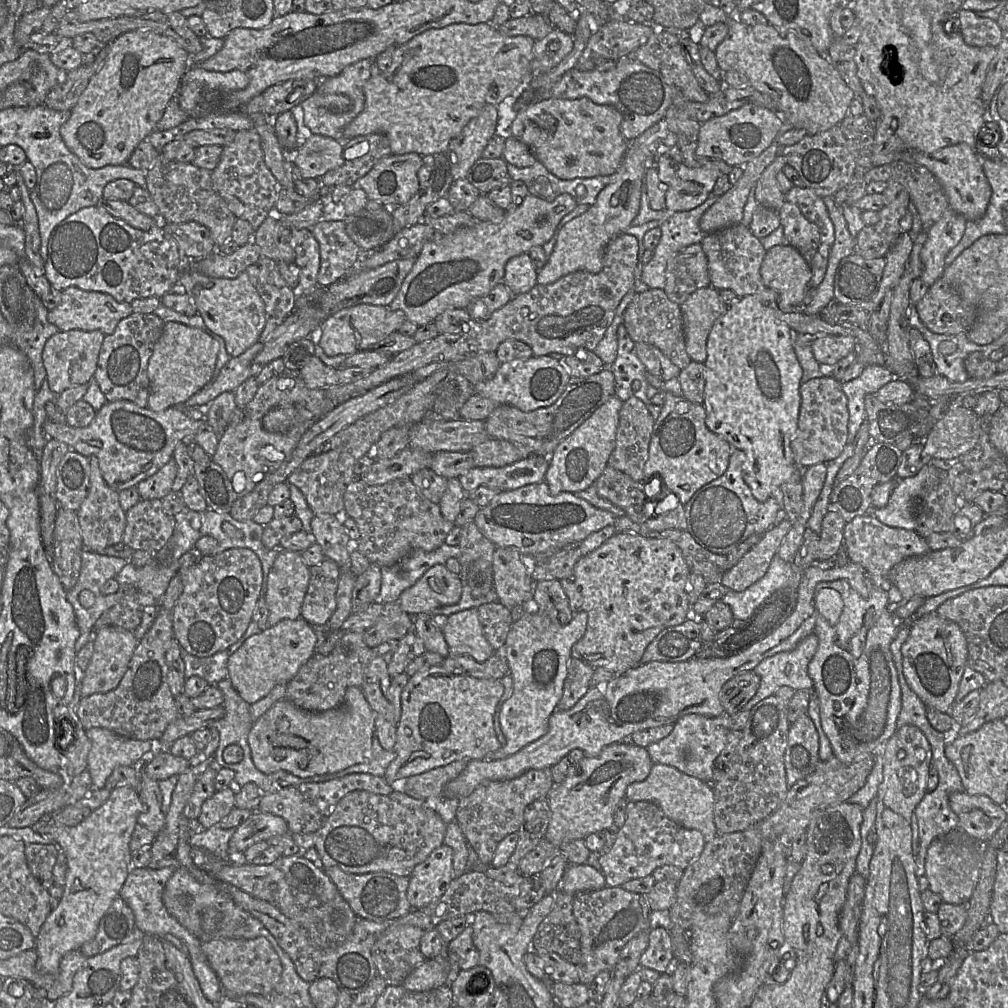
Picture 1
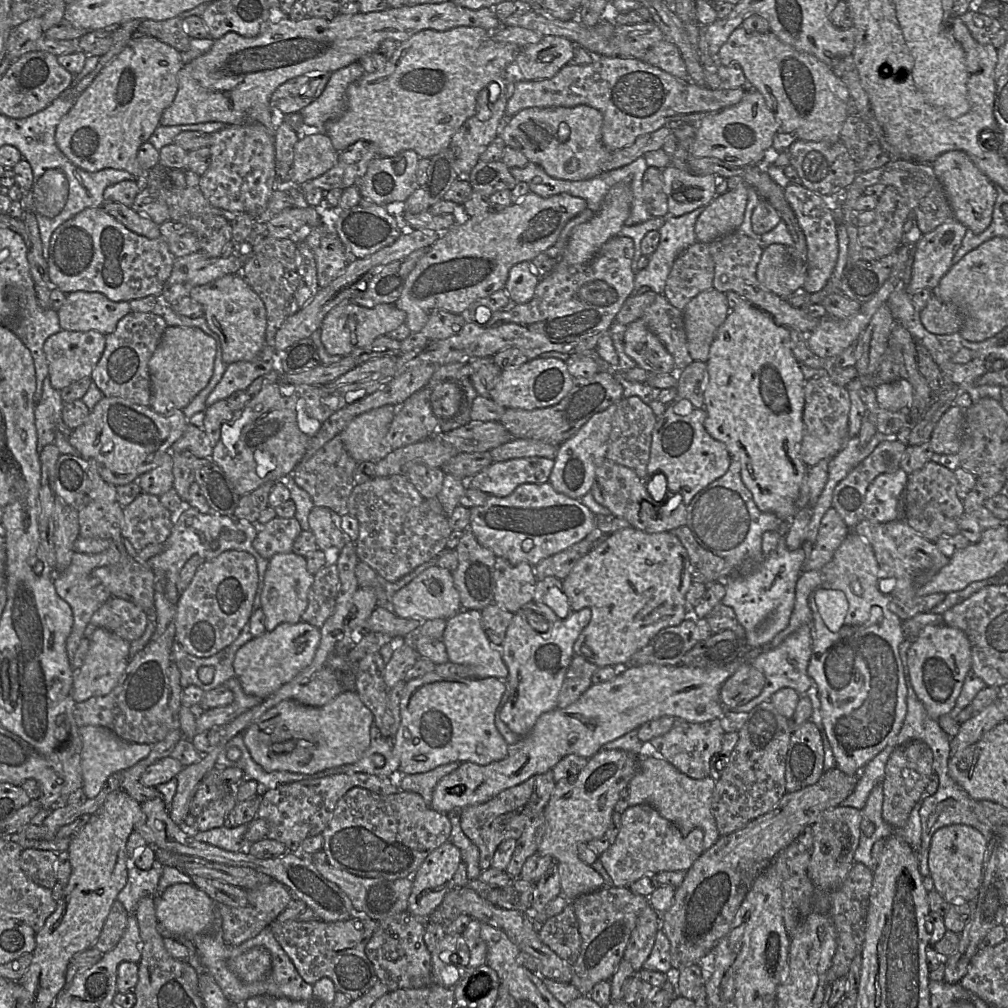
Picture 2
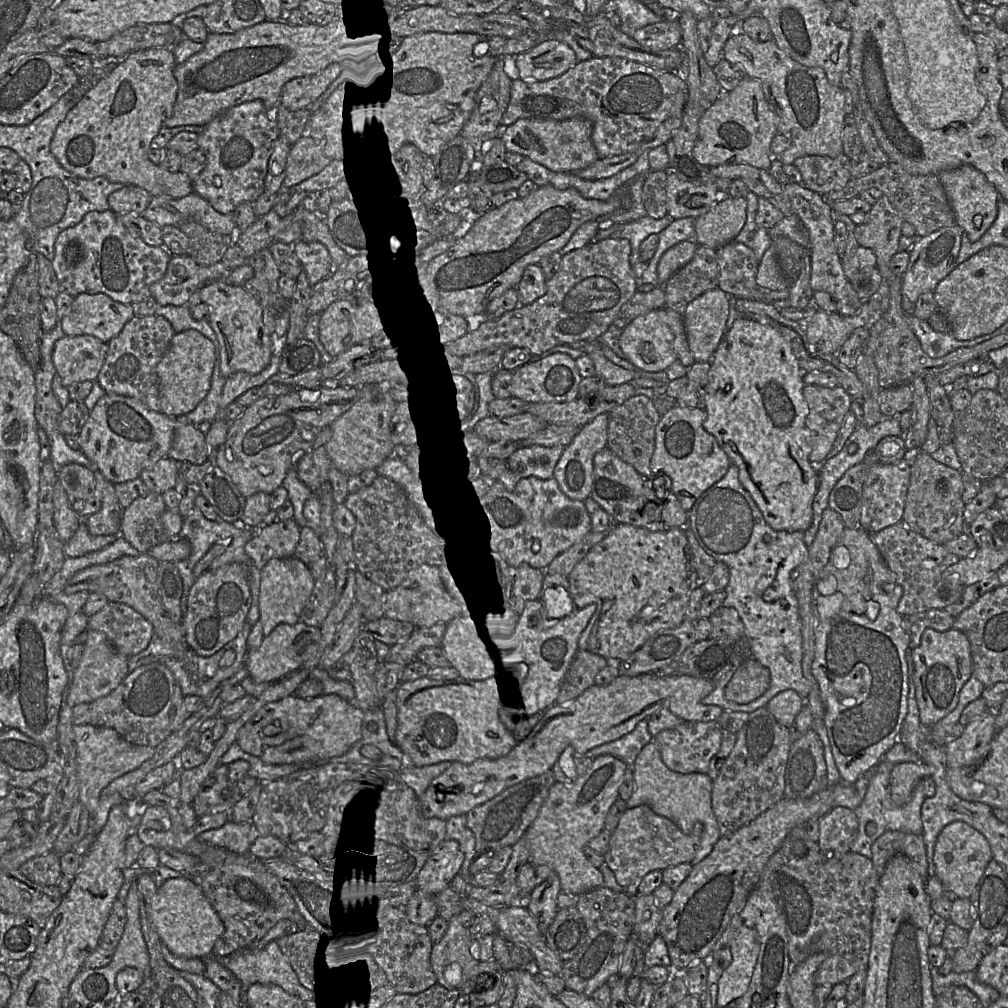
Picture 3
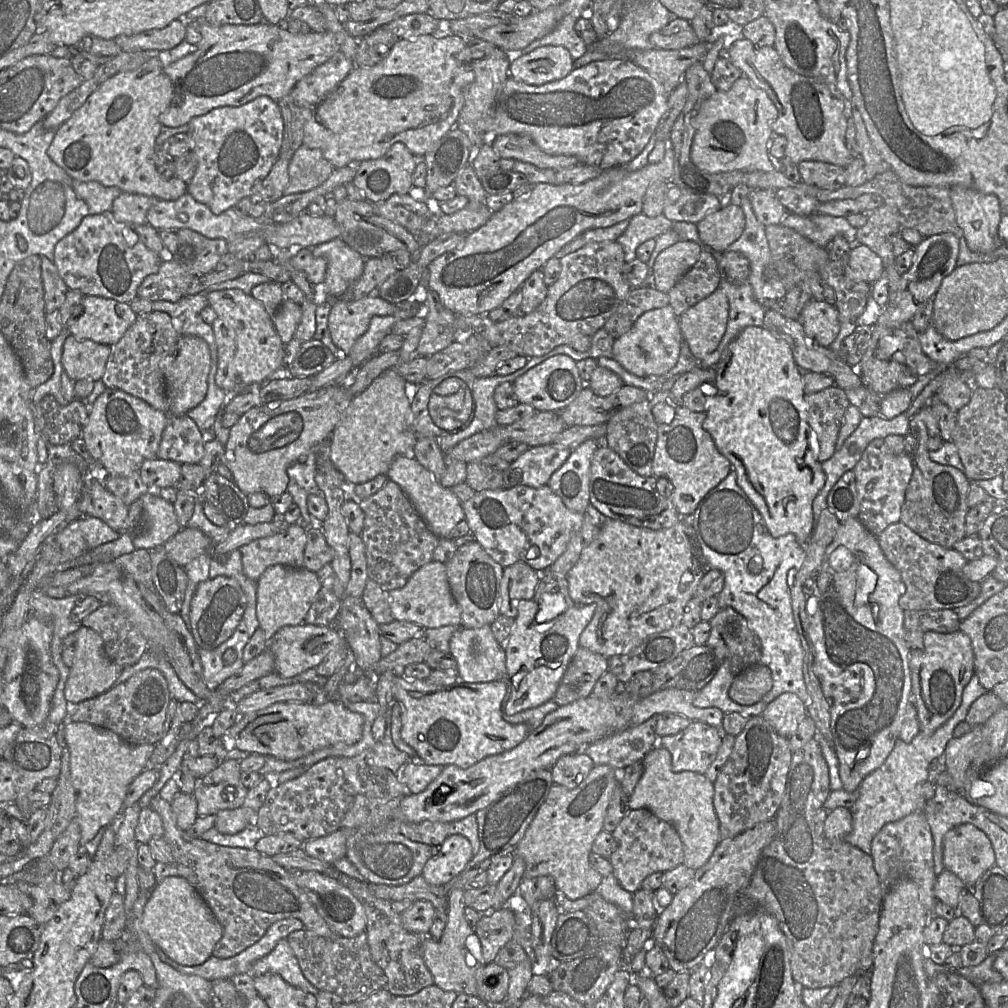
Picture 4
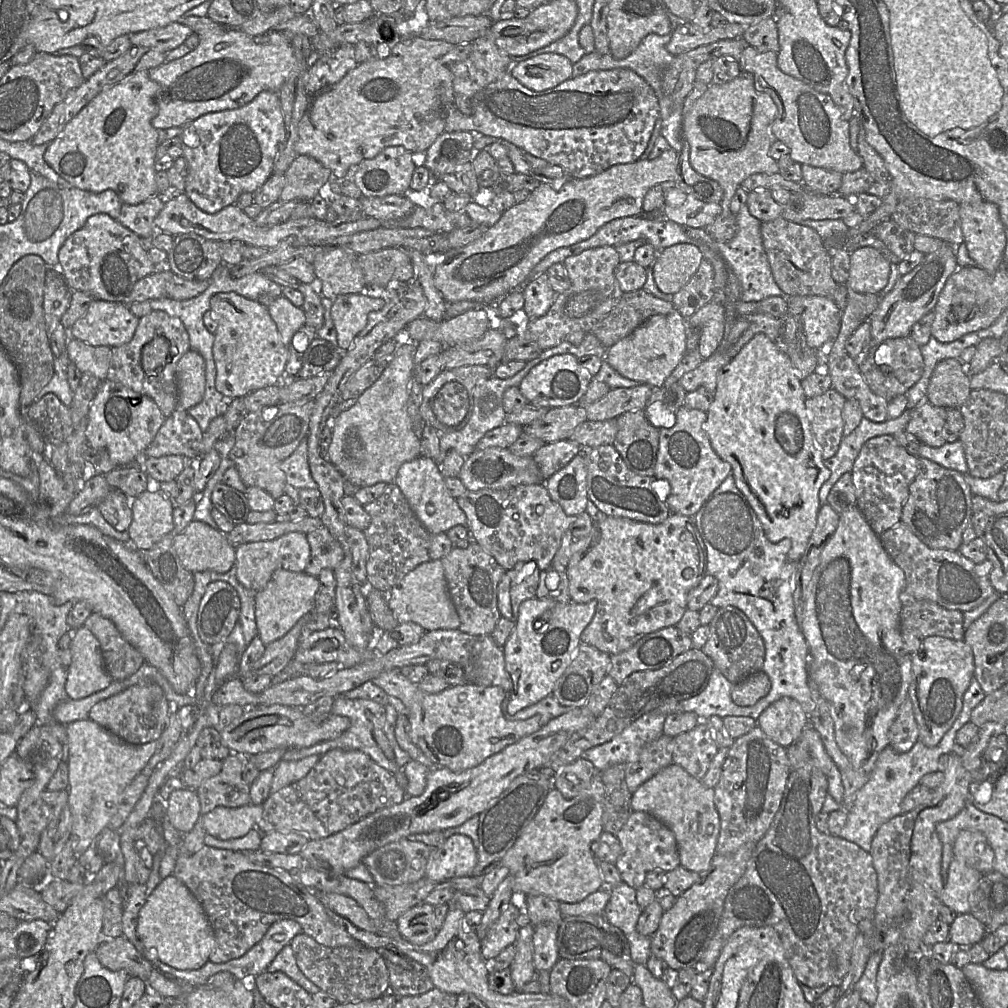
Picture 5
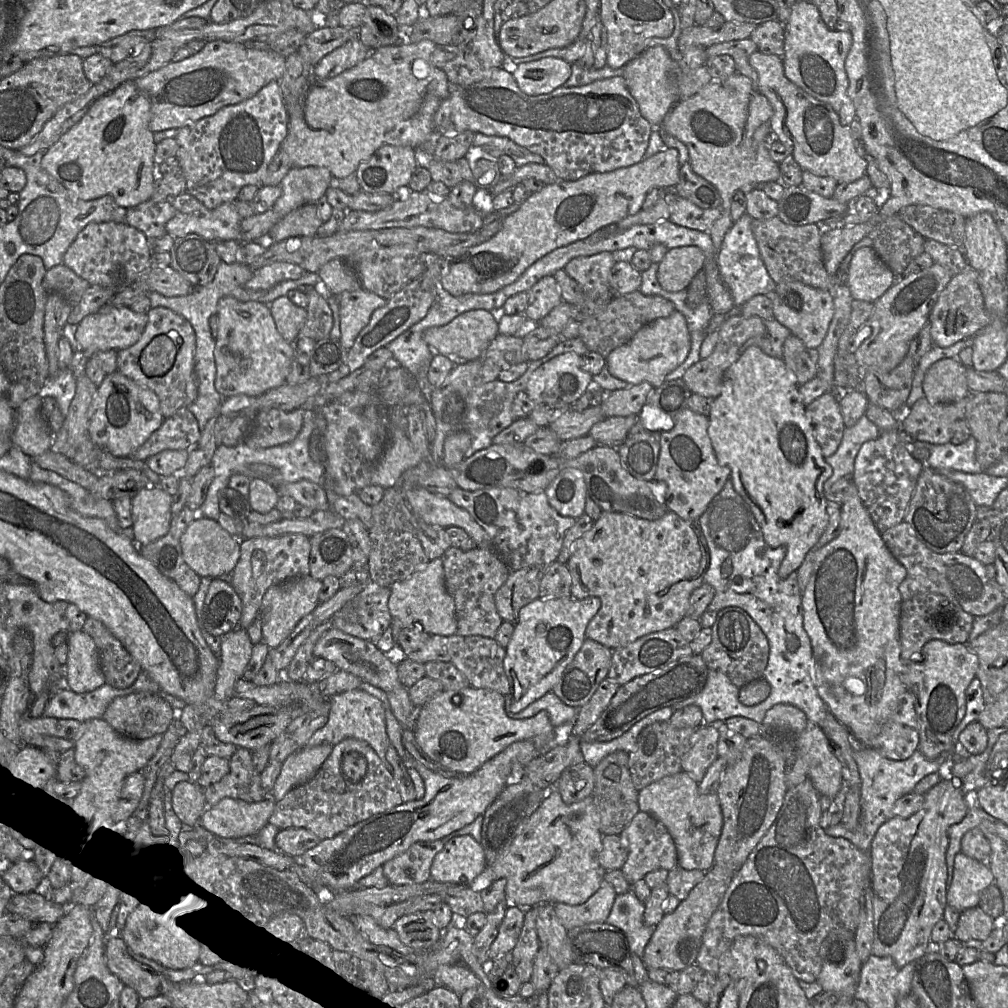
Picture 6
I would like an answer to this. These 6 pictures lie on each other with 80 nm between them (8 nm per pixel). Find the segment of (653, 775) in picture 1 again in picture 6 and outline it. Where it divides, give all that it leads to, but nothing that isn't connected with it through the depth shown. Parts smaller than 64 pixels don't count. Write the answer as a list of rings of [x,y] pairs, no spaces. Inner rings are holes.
[[[681,771],[640,790],[638,807],[639,811],[653,816],[668,830],[676,847],[679,867],[684,870],[702,872],[707,872],[712,868],[723,827],[721,806],[716,793],[700,794],[698,783]]]

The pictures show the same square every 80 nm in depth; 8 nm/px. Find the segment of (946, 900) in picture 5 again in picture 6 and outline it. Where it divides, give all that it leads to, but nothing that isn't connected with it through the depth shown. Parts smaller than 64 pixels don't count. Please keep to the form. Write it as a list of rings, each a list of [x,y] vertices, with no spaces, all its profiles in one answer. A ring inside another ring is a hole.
[[[959,852],[954,859],[952,882],[946,890],[947,905],[959,912],[979,907],[984,889],[994,883],[988,862],[981,862]]]

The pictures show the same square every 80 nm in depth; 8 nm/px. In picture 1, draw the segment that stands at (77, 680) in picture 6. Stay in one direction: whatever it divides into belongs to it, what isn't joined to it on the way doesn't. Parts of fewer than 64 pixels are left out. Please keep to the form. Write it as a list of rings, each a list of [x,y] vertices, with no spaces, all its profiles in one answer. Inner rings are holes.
[[[105,626],[93,635],[93,655],[88,667],[79,673],[80,695],[88,697],[95,693],[106,693],[115,689],[128,669],[138,640],[133,631],[117,627]]]

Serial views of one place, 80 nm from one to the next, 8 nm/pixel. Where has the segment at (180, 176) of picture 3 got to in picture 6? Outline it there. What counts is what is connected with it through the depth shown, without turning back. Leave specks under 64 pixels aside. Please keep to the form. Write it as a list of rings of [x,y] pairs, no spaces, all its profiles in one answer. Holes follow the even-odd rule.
[[[134,80],[91,104],[84,116],[44,154],[43,169],[59,181],[71,198],[97,199],[111,195],[124,208],[151,199],[156,179],[156,143],[150,130],[151,103]]]

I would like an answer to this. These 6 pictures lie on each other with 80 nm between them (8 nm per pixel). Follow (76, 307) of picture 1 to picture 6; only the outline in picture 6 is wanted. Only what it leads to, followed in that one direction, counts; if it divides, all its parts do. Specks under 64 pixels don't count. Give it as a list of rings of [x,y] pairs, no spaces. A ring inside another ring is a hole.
[[[107,304],[77,324],[75,339],[78,349],[86,355],[126,349],[141,338],[147,322],[146,313]]]

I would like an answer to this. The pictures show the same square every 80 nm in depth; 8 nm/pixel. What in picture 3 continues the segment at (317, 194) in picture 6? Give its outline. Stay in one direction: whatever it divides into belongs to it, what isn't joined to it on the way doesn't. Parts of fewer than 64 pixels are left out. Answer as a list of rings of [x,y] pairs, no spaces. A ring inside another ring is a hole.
[[[302,136],[291,147],[286,165],[284,189],[294,187],[319,174],[334,161],[325,154],[325,140]]]

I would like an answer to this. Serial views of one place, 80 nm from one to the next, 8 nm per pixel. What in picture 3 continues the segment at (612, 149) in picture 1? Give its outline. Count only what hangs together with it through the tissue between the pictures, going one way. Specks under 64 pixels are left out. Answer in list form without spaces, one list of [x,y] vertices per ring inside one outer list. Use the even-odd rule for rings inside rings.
[[[581,117],[568,120],[518,119],[515,123],[500,129],[500,138],[507,152],[517,153],[553,172],[573,173],[584,169],[599,159],[592,143],[593,124]]]

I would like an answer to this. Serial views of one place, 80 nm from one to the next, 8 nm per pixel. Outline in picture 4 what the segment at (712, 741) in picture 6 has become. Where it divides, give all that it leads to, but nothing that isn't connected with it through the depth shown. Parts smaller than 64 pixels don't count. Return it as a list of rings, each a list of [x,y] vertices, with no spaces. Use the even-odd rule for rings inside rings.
[[[692,721],[675,735],[659,738],[658,744],[671,755],[674,772],[705,774],[722,743],[723,733],[704,722]]]

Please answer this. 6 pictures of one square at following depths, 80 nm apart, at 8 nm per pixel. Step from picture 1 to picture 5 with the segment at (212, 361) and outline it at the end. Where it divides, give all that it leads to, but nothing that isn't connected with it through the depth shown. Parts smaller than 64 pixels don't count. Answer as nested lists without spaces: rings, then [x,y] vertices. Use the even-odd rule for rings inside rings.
[[[190,349],[178,361],[176,367],[178,408],[188,410],[199,404],[205,393],[206,373],[204,358]]]

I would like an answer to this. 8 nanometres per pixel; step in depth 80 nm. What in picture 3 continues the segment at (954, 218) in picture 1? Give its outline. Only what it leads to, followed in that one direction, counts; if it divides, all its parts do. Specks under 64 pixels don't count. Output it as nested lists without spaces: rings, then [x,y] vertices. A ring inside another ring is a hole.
[[[954,224],[917,238],[910,249],[908,268],[902,276],[902,308],[906,313],[912,313],[919,296],[925,292],[934,292],[938,283],[957,266],[963,232],[960,226]]]

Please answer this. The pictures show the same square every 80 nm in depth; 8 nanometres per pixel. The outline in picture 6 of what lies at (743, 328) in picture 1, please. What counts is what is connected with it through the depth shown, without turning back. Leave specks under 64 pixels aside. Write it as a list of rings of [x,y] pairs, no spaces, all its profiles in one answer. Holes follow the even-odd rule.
[[[749,346],[725,370],[721,391],[713,400],[708,420],[708,437],[717,461],[730,469],[734,489],[750,507],[766,544],[771,548],[784,546],[787,549],[778,570],[779,577],[785,579],[797,571],[827,527],[828,501],[823,492],[823,485],[833,474],[833,469],[825,461],[806,416],[806,406],[799,394],[799,384],[782,358],[768,356],[758,346]]]

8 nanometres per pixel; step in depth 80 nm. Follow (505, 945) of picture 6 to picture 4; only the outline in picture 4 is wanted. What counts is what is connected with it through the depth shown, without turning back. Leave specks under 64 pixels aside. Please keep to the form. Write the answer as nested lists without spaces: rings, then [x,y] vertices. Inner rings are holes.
[[[507,908],[481,914],[474,932],[481,943],[484,963],[495,961],[500,949],[512,940],[514,929],[515,913]]]

